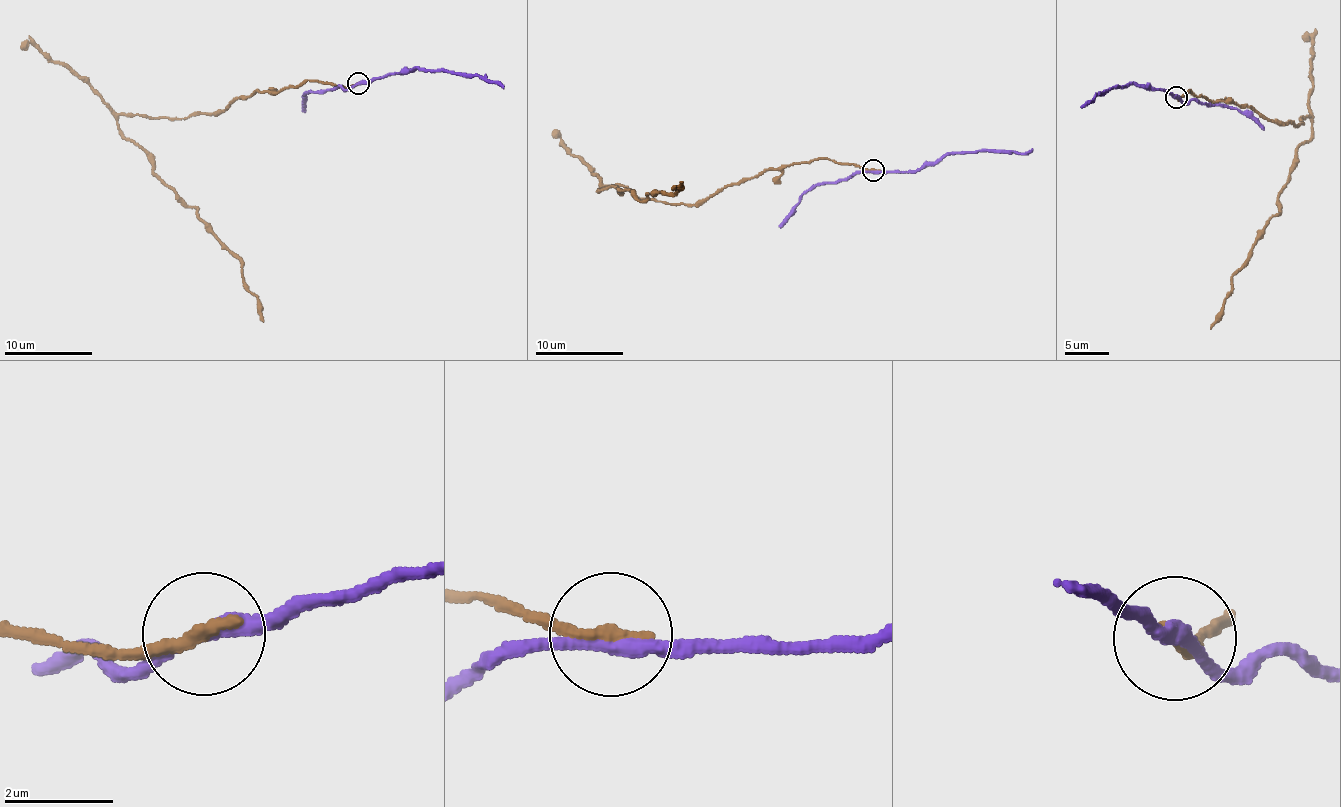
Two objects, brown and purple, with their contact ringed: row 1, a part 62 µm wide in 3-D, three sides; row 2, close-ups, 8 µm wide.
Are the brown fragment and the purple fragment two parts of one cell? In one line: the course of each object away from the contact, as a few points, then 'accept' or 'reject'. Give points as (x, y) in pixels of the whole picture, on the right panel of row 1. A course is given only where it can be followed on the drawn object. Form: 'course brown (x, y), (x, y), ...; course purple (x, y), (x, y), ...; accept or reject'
course brown (1177, 98), (1192, 90), (1271, 120), (1311, 121), (1277, 202), (1281, 212), (1231, 277), (1210, 329); course purple (1177, 98), (1131, 85), (1095, 94), (1081, 107); reject

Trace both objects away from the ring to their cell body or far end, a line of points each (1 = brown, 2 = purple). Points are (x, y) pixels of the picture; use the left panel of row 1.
1: (359, 84), (303, 80), (234, 97), (212, 114), (122, 113), (116, 119), (116, 128), (238, 257), (263, 322)
2: (359, 84), (418, 69), (481, 75), (501, 83), (503, 88)

